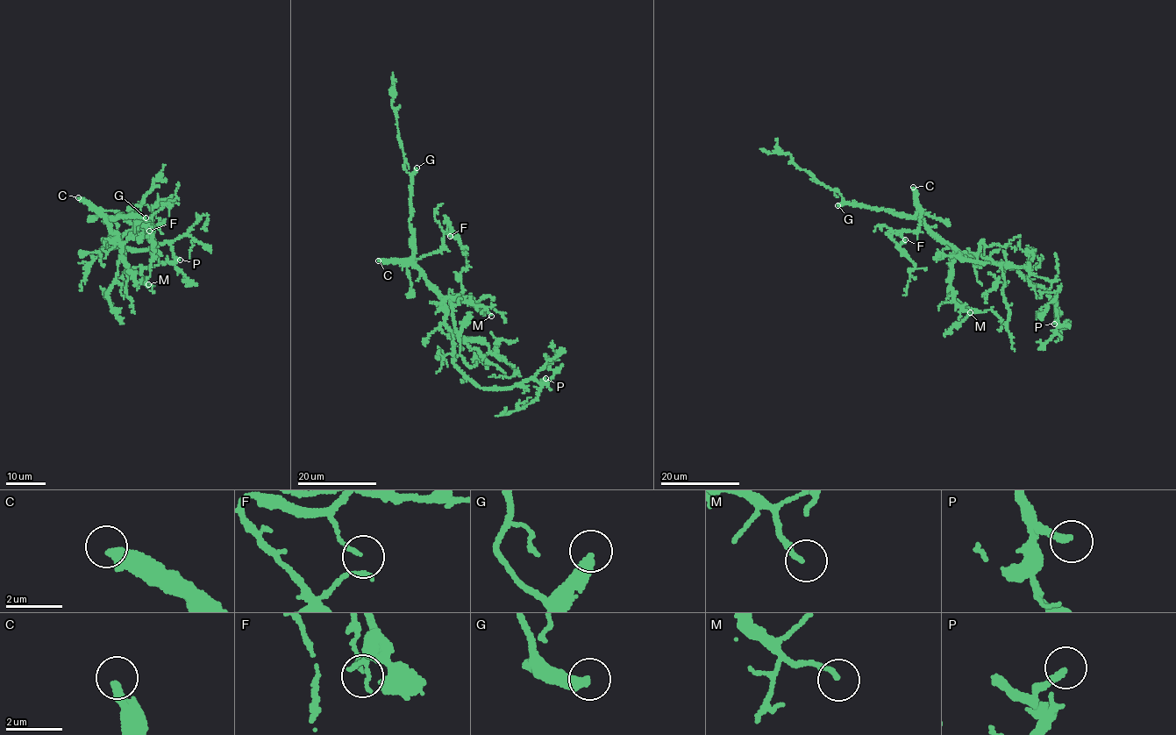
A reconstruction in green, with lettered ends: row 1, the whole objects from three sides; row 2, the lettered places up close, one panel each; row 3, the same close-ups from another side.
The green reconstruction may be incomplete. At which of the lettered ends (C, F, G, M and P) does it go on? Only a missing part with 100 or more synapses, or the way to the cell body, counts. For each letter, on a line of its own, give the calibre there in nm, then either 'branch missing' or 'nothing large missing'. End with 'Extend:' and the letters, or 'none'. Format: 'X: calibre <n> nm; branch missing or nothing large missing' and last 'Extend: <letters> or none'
C: calibre 360 nm; branch missing
F: calibre 110 nm; nothing large missing
G: calibre 360 nm; branch missing
M: calibre 180 nm; nothing large missing
P: calibre 240 nm; nothing large missing
Extend: C, G

